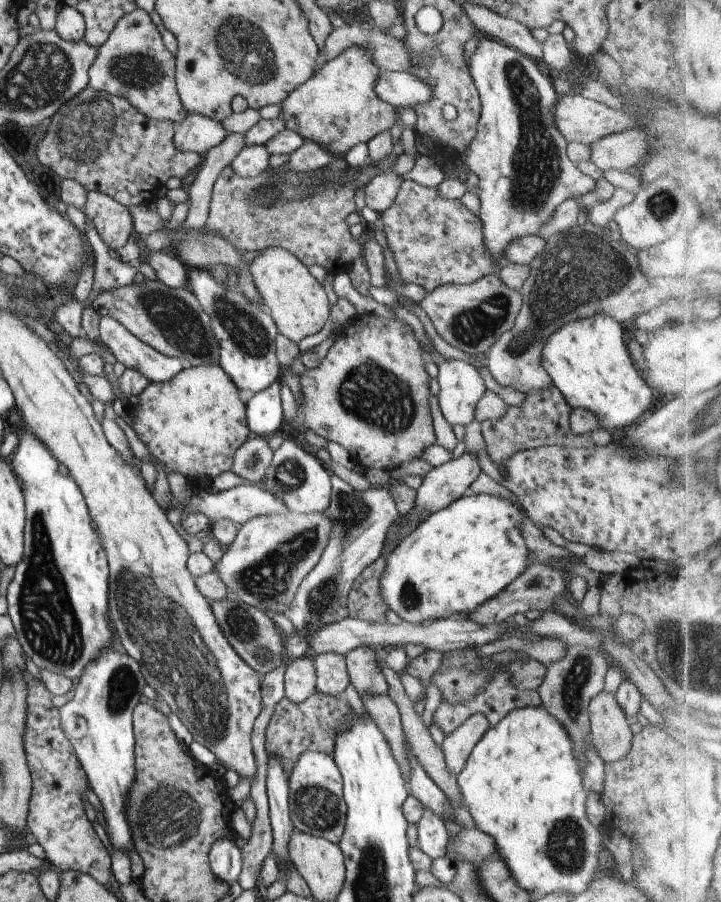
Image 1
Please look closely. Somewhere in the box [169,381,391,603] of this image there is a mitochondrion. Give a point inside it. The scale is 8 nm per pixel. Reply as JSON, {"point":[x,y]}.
{"point":[290,474]}

